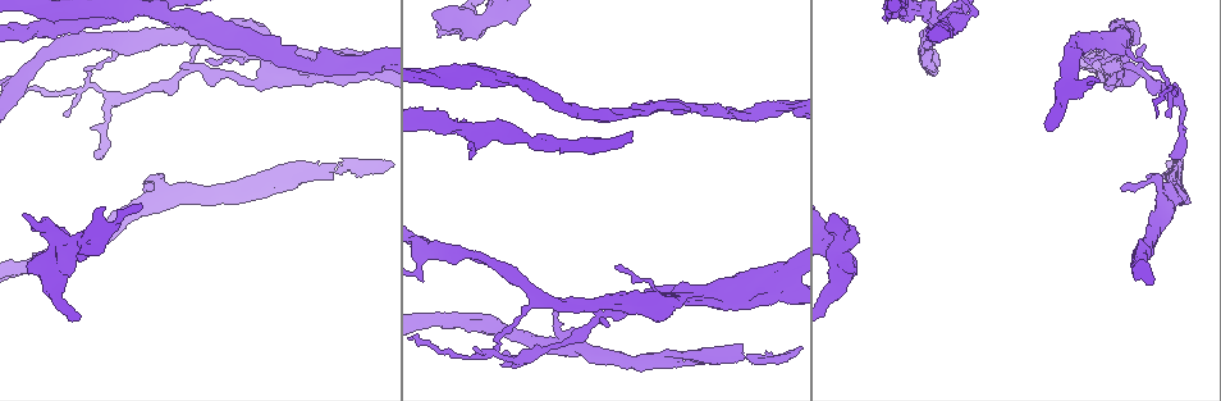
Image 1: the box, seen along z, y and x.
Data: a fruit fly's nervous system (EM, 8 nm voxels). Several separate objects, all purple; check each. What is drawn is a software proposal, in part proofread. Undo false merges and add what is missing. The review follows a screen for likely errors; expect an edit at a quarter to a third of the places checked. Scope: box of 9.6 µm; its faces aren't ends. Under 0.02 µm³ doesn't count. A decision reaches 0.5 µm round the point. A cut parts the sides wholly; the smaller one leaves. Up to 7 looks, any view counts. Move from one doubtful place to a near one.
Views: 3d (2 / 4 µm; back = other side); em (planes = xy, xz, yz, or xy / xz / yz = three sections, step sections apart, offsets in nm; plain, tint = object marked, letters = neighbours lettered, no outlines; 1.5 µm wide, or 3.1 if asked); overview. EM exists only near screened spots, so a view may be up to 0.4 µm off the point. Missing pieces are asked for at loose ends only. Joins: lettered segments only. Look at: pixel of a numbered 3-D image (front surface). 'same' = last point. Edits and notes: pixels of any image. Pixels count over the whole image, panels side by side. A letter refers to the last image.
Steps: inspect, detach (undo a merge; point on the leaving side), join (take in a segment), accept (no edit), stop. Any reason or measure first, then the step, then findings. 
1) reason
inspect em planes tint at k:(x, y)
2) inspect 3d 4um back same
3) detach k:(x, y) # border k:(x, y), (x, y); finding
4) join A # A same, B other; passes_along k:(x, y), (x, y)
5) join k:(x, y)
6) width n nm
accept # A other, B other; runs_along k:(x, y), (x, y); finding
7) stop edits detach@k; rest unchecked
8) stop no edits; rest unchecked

free end
inspect em planes letters at 1:(740, 346)

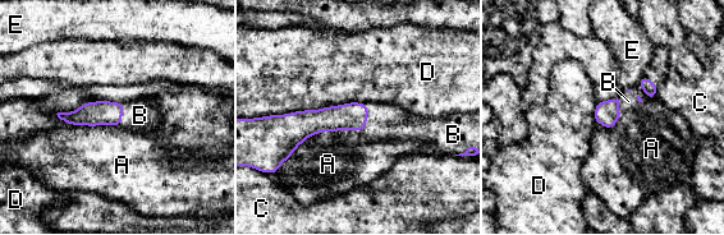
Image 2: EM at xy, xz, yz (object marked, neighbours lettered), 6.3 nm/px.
join B # A other, B same, C other, D other, E other; it goes on there

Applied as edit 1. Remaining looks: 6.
inspect overview

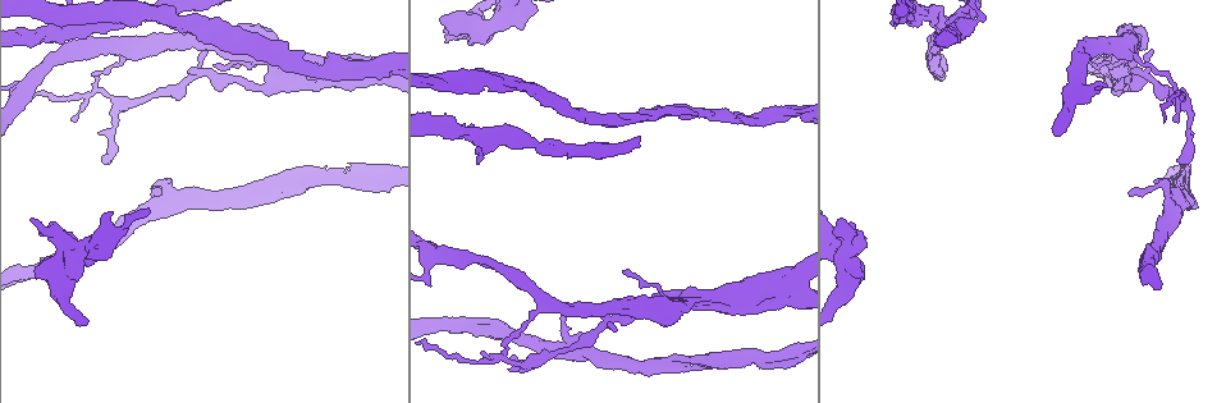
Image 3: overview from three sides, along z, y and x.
an open end
inspect em xz step 4 letters at 3:(156, 190)

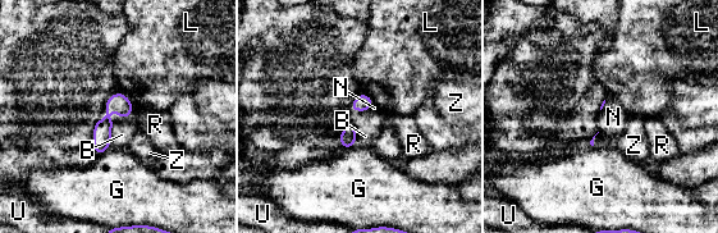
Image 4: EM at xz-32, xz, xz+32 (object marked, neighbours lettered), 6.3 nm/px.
width 80 nm
accept # B other, G other, L other, N other, R other, U other, Z other; border 4:(114, 124), (109, 146); none of them fits

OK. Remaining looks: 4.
abrupt turn
inspect em planes letters at 3:(507, 354)

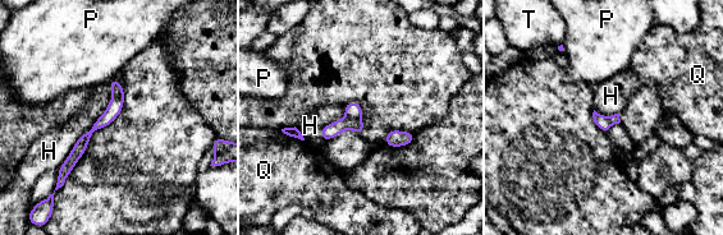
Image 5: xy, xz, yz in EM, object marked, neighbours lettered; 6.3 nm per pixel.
detach 5:(333, 129) # H other, P other, Q other, T other; border 5:(347, 118), (360, 119); a second neuron is stuck on

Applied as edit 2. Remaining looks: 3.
stop edits join@2, detach@5; rest unchecked

